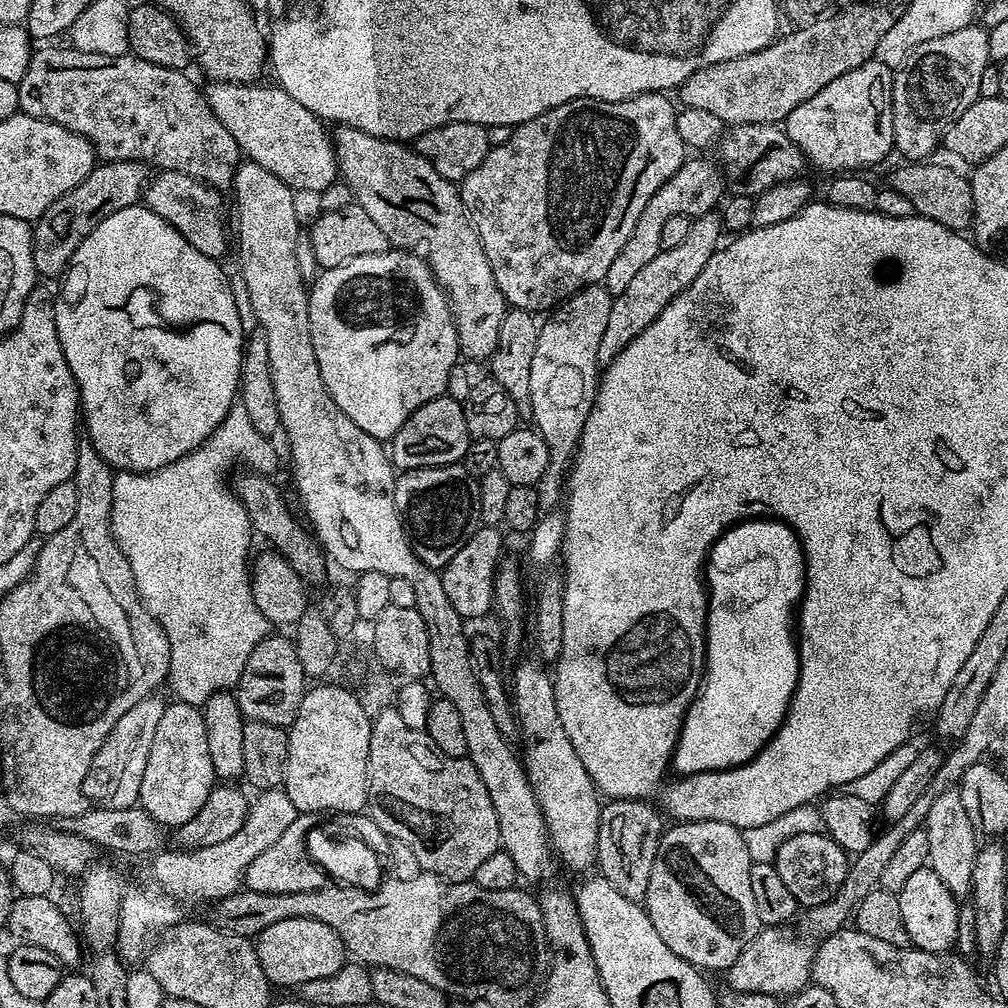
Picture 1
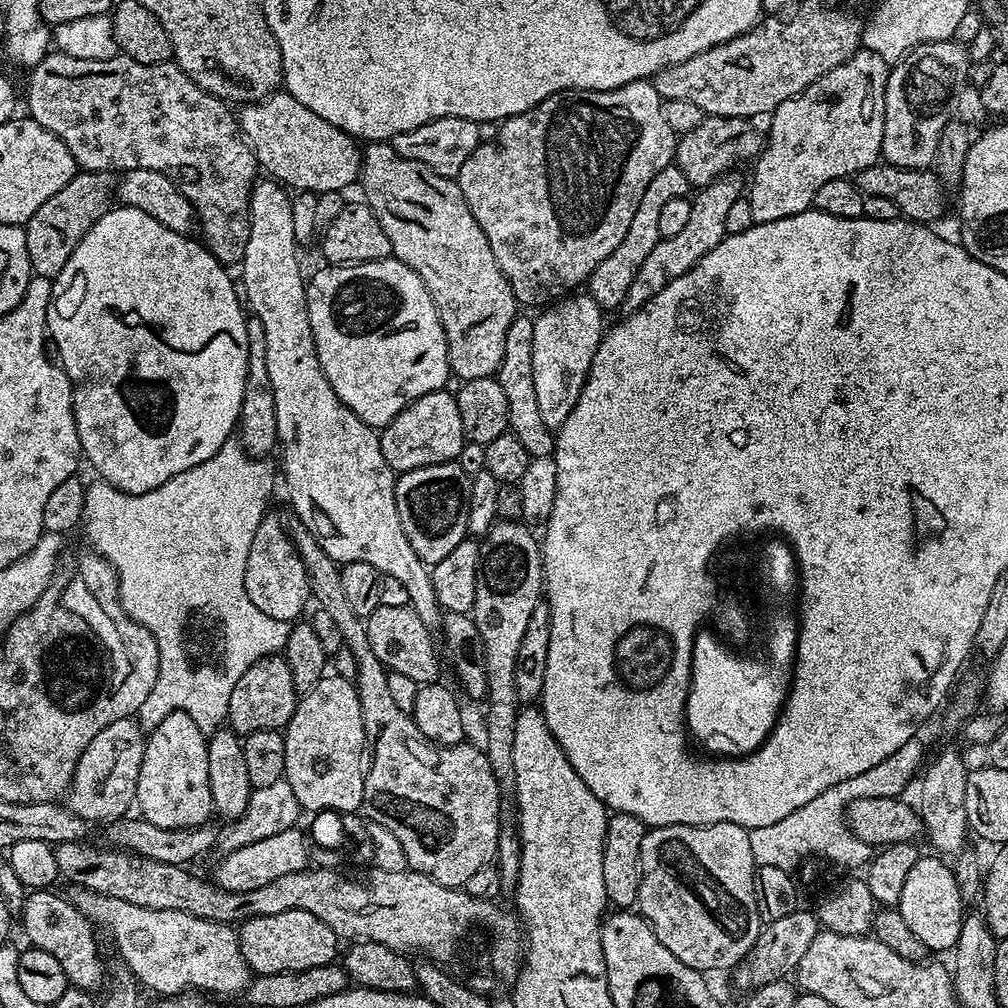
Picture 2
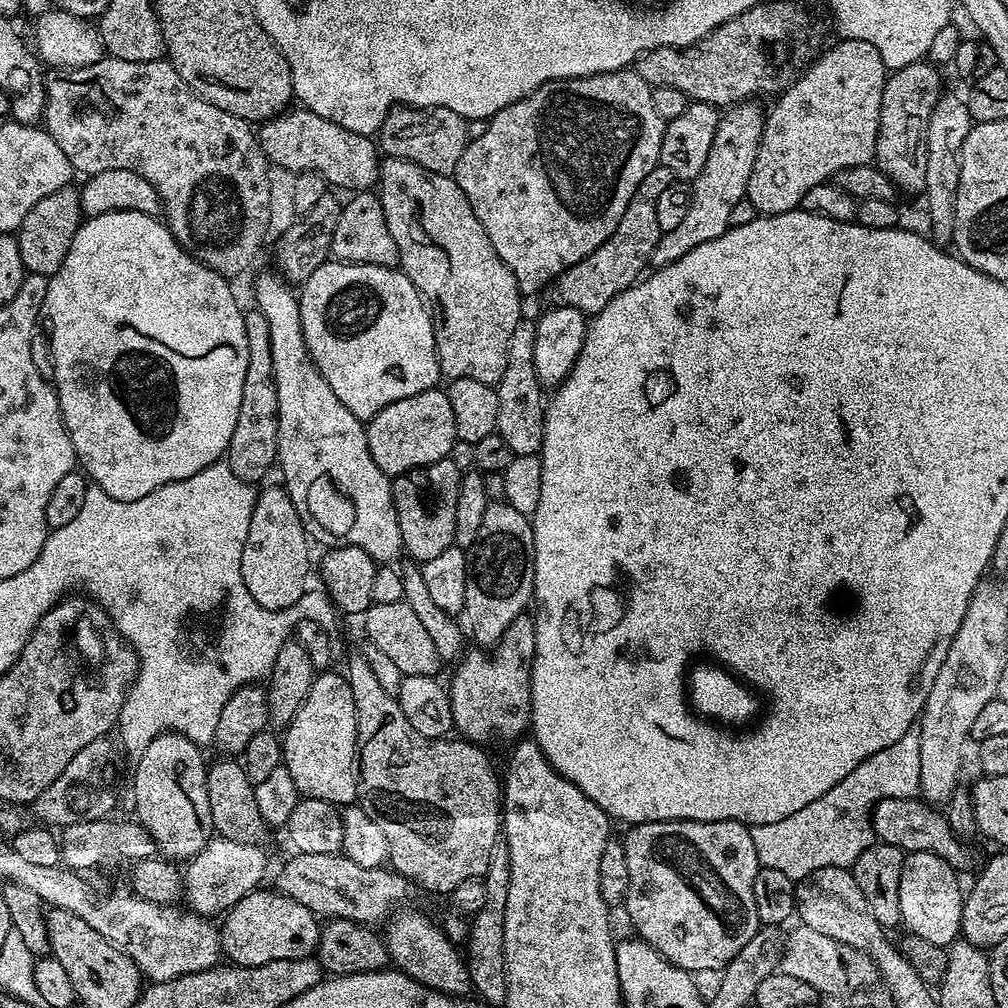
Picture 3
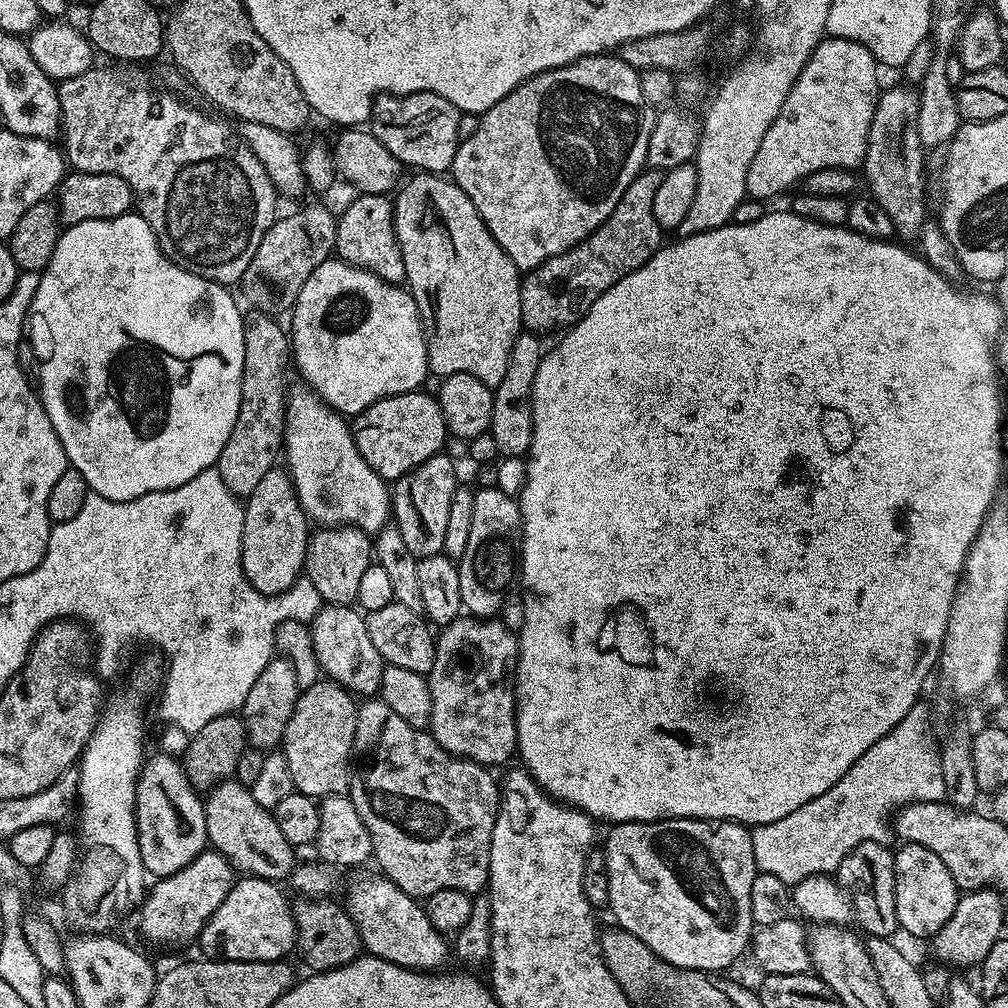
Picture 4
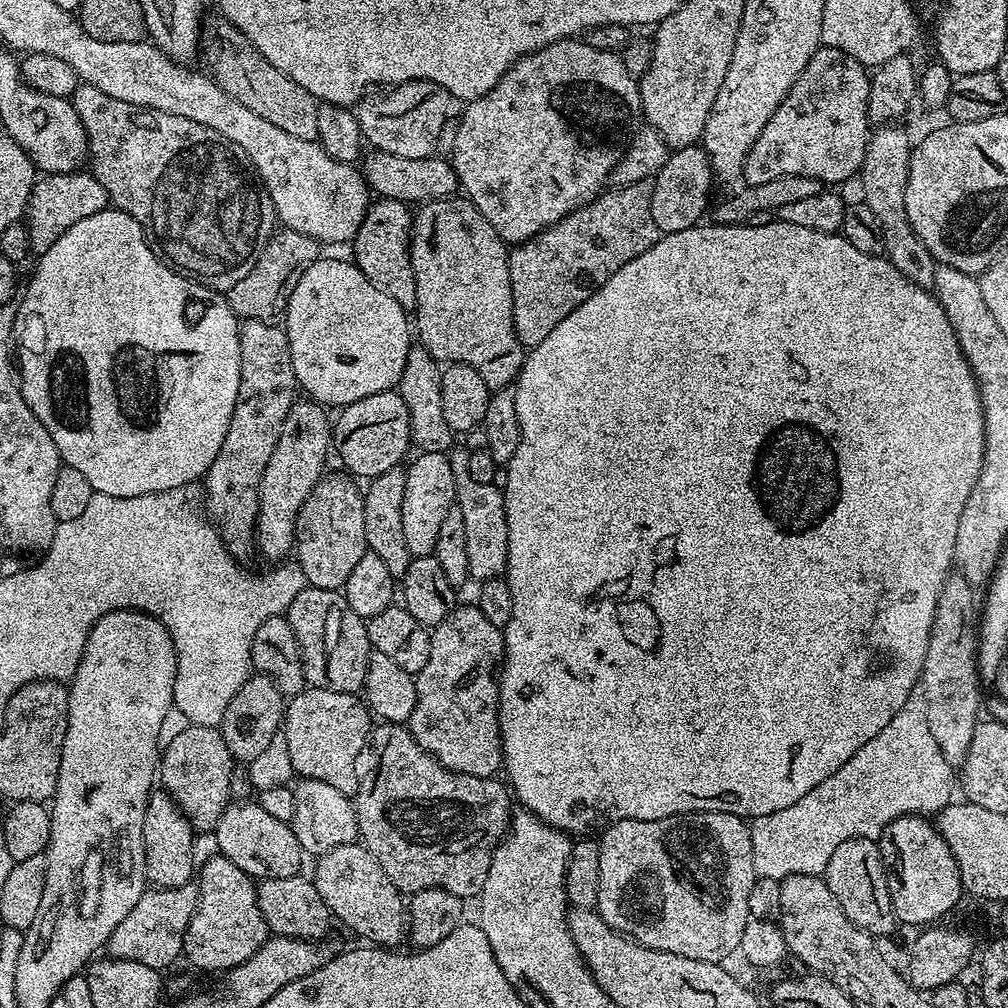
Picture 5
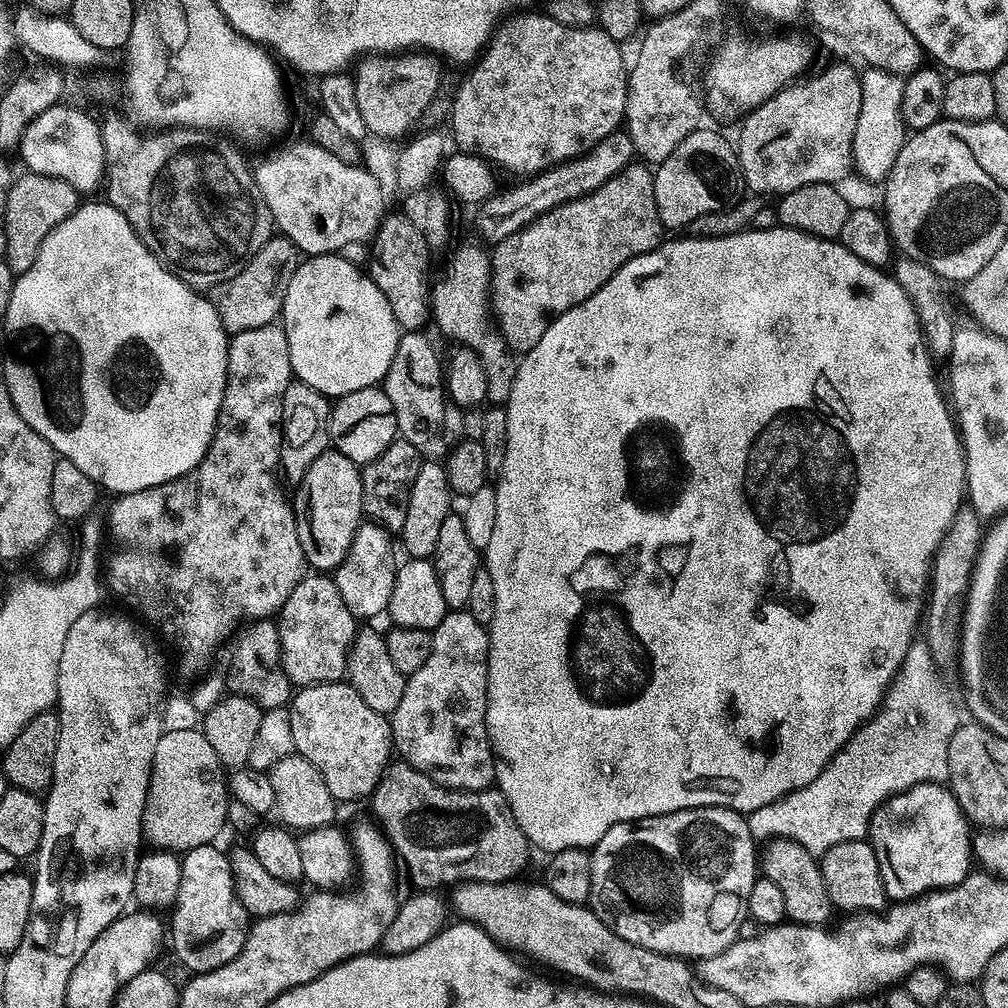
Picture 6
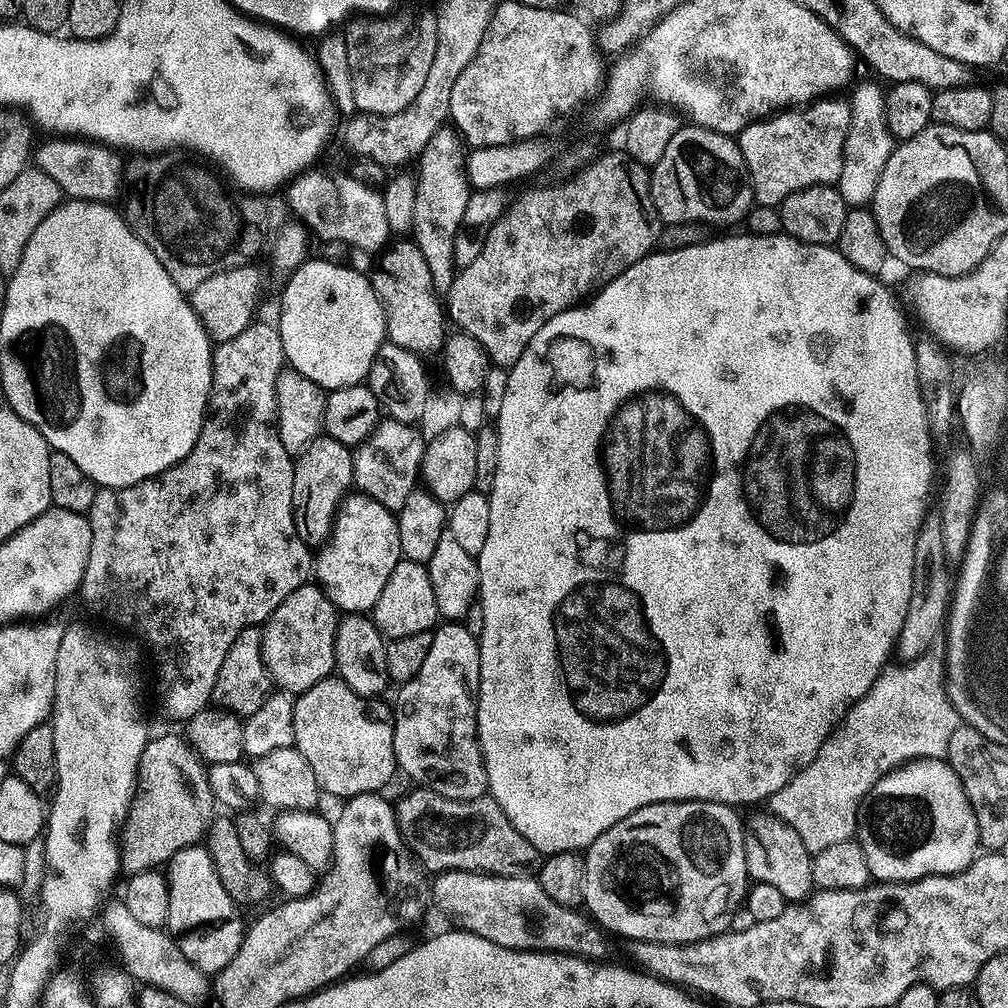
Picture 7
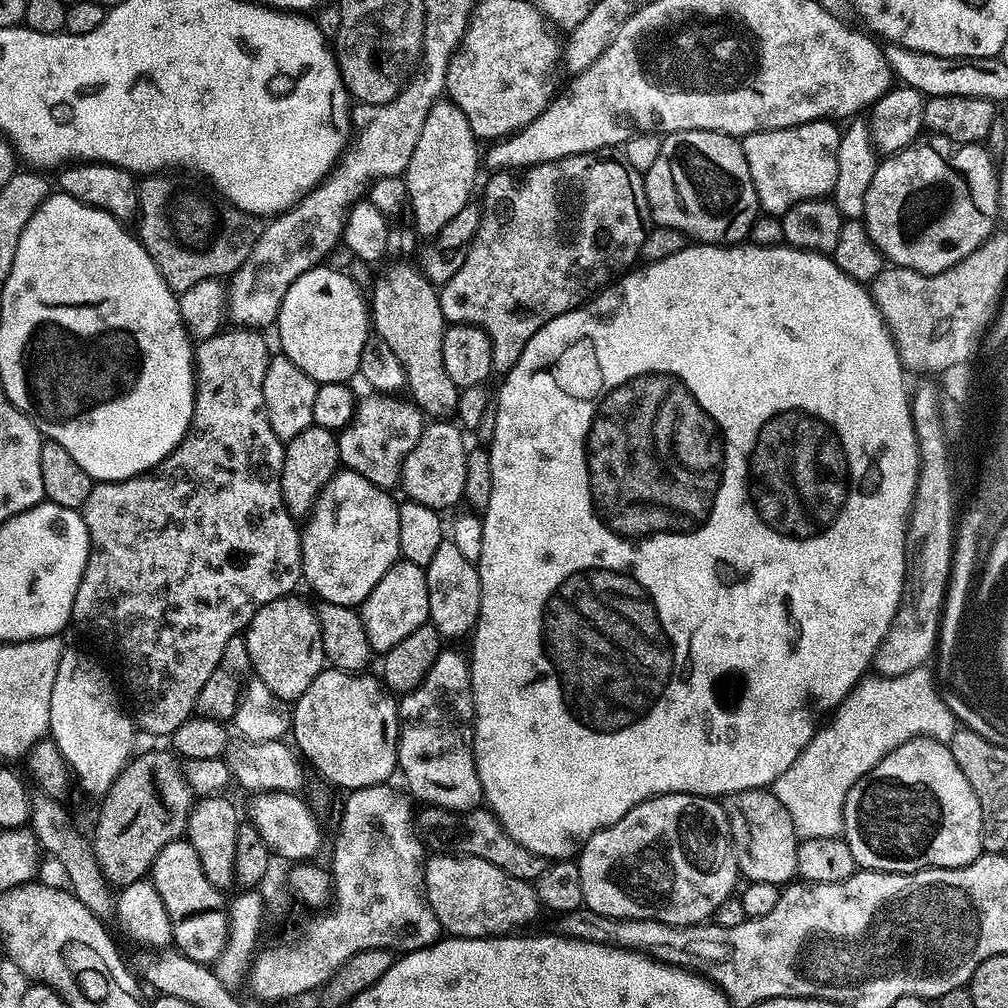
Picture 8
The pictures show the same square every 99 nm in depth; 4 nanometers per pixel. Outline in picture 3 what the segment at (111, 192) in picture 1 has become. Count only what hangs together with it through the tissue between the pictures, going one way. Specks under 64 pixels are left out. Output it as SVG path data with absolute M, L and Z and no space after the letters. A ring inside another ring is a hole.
M69 183L54 190L54 194L46 194L46 198L42 198L42 202L31 208L26 218L22 218L22 226L14 233L25 273L52 277L60 269L62 262L66 262L66 250L70 250L70 242L74 242L74 234L78 234L81 223L79 187Z

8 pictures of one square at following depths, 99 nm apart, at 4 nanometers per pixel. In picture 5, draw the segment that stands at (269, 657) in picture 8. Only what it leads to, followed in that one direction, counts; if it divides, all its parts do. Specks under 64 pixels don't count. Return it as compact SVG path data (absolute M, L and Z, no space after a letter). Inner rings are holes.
M306 587L290 602L286 615L300 647L305 681L322 690L359 693L366 682L366 668L374 649L365 617L350 610L343 591Z

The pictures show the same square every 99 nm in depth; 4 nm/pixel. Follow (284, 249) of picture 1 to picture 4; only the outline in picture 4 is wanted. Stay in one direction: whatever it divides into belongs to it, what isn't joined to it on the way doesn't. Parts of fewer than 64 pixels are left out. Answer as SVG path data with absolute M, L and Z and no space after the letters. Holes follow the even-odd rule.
M315 395L300 396L287 405L284 414L284 446L283 459L288 459L286 471L292 477L292 485L304 507L309 521L324 526L351 526L363 532L375 534L390 518L390 488L382 477L370 470L366 458L358 454L358 446L352 437L349 421L335 408L329 408L323 400Z

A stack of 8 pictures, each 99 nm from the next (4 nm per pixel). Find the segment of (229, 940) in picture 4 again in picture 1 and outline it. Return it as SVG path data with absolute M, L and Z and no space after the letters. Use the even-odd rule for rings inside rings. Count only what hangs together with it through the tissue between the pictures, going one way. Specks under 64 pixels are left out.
M286 918L283 922L274 922L274 926L266 926L266 930L255 937L254 947L268 983L273 986L281 984L292 990L299 989L306 982L314 982L314 978L330 978L330 974L346 963L342 938L338 938L326 922L314 918Z

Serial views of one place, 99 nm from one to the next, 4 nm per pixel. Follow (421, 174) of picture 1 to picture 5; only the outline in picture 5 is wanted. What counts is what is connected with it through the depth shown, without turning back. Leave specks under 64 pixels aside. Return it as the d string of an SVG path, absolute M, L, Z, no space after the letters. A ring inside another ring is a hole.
M457 194L447 196L441 200L427 201L415 209L412 218L412 269L414 270L414 282L416 283L416 306L414 309L414 328L420 331L420 336L425 345L430 346L433 353L441 352L444 356L452 356L448 358L458 358L459 363L466 366L474 366L474 370L478 370L478 374L482 374L482 382L486 382L489 390L499 390L507 388L515 381L520 374L520 367L524 365L524 357L526 349L520 344L520 339L516 333L514 326L514 298L512 297L512 287L510 286L510 266L508 265L509 245L505 244L503 238L498 234L498 230L494 230L494 226L490 226L490 222L486 222L486 218L482 218L482 214L472 205L471 200L463 195Z

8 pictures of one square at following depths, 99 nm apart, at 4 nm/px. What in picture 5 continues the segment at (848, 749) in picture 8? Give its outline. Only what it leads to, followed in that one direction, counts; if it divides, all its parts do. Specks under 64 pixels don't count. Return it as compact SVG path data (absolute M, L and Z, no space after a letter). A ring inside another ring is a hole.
M906 706L886 722L886 726L875 738L870 738L866 746L862 746L826 782L814 786L810 794L805 794L794 806L786 806L786 810L778 810L774 814L757 816L750 824L750 846L754 850L754 870L759 878L783 880L793 872L804 876L823 877L826 862L830 862L830 854L842 846L842 842L850 842L850 838L866 838L876 840L882 830L894 818L913 814L938 814L953 803L954 768L943 757L930 728L926 724L922 709Z

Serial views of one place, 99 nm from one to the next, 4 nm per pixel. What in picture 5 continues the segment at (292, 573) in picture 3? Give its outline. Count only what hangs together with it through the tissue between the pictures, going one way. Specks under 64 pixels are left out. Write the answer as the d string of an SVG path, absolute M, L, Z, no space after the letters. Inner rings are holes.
M311 398L297 399L286 414L278 446L260 483L260 510L256 519L256 548L268 560L280 560L293 551L296 543L296 519L302 502L325 475L324 459L333 447L332 424L323 407Z

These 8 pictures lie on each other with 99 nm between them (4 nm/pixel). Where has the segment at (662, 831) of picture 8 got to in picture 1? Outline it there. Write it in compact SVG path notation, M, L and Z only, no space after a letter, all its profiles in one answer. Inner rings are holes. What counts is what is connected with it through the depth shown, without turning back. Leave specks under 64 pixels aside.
M713 820L673 823L660 838L654 870L650 870L650 886L646 886L642 901L650 922L654 922L654 930L658 930L658 938L662 938L662 942L666 942L674 954L697 969L728 969L762 930L758 906L754 906L754 890L750 890L752 865L743 831L733 824Z

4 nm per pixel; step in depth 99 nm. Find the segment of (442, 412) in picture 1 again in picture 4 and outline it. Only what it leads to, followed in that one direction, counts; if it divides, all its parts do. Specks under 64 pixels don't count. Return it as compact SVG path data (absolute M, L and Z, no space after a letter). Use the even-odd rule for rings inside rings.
M424 390L382 398L365 412L359 412L350 427L358 454L366 458L370 470L377 472L385 482L395 482L407 472L413 472L422 462L437 455L450 436L439 399L435 395L427 396Z

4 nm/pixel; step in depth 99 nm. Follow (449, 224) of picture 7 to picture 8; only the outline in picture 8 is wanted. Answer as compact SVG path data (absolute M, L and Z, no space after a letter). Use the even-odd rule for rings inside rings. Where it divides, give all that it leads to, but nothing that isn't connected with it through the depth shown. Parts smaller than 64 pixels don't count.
M449 100L437 101L426 116L422 133L418 136L418 143L414 146L414 153L411 154L404 173L408 207L412 210L414 226L422 237L428 238L427 240L435 239L442 227L471 201L476 174L480 171L480 149L478 150L476 144L478 145L477 137L470 130L466 116L458 110L456 104Z

